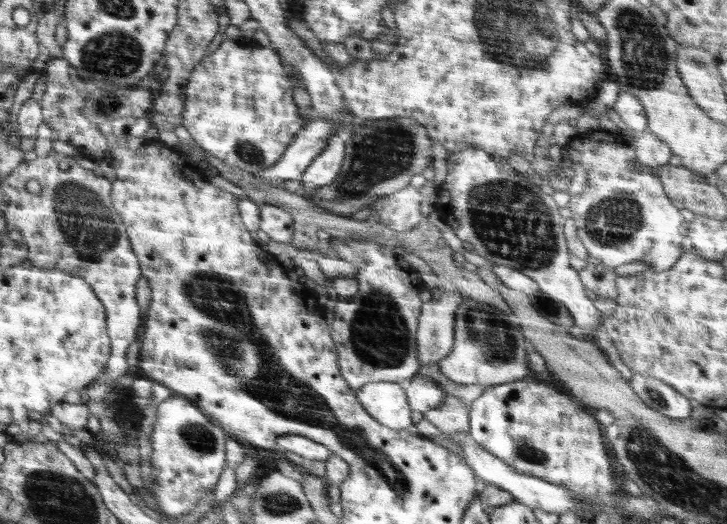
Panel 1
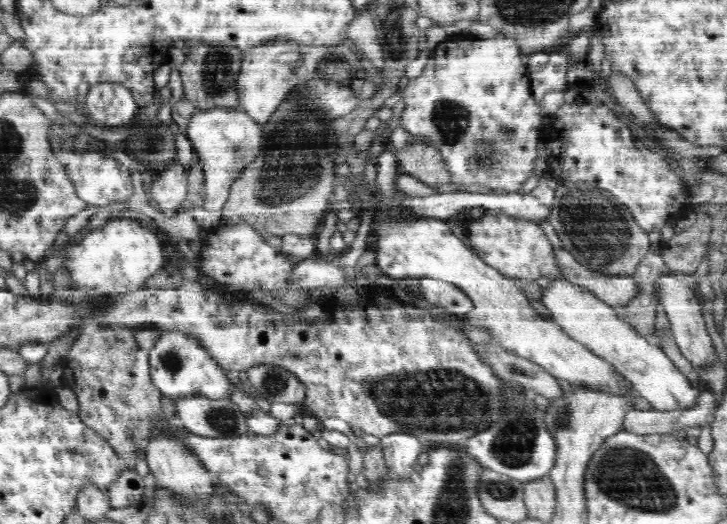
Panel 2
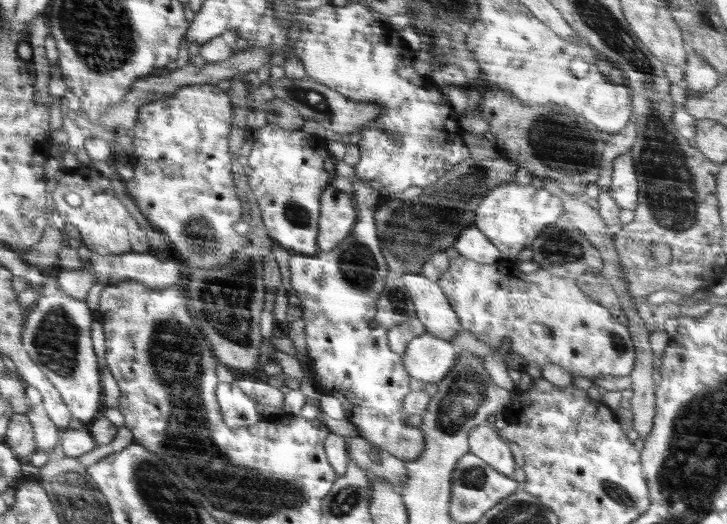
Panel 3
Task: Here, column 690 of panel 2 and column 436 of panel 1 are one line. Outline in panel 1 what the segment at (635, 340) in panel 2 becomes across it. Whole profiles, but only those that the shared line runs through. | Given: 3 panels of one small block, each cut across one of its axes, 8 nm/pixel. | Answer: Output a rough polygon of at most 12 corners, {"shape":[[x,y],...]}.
{"shape":[[415,375],[404,384],[414,412],[438,408],[448,396],[435,381]]}

